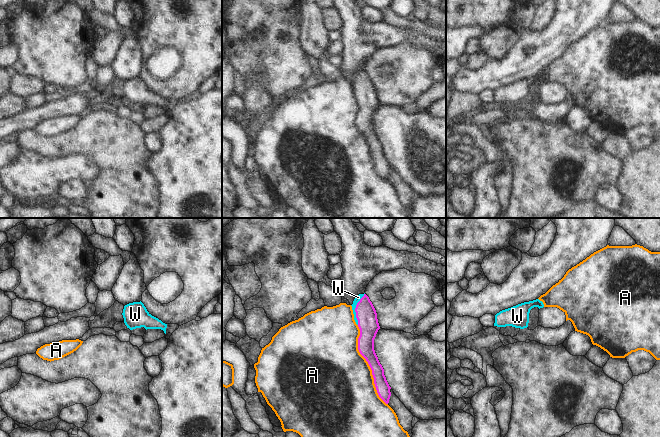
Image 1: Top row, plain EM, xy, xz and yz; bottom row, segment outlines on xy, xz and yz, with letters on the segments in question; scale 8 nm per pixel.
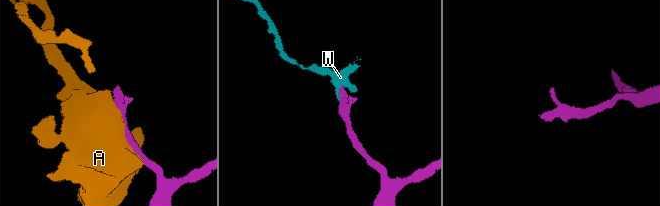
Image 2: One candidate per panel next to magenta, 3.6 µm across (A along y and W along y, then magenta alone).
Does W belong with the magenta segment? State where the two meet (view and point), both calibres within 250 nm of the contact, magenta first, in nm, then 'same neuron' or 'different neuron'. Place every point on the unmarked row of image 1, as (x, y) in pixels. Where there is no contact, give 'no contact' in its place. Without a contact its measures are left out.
meets magenta in xz at (355, 85); 160 nm thick on the magenta side, 50 nm on the other; same neuron

